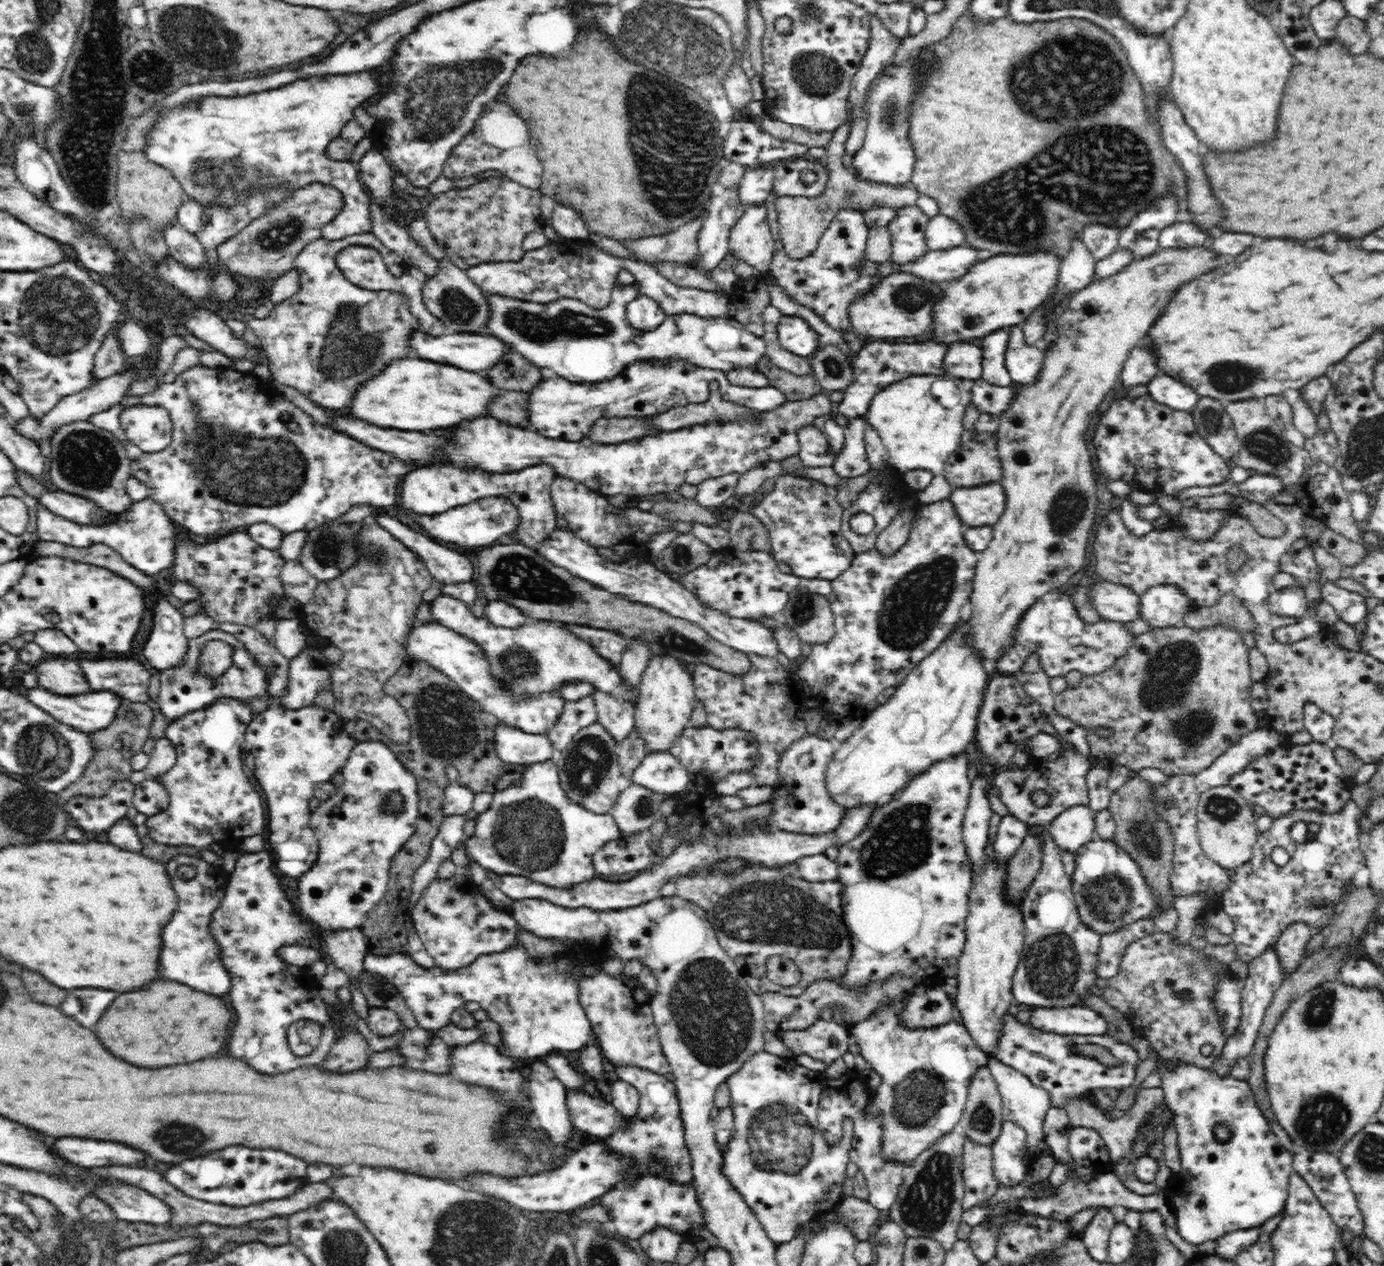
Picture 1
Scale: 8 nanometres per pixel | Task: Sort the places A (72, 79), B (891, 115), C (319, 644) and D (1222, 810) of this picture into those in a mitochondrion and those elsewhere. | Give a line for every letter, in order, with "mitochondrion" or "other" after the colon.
A: mitochondrion
B: mitochondrion
C: other
D: mitochondrion

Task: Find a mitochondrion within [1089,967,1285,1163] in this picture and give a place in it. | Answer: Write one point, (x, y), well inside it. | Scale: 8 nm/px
(1182, 995)

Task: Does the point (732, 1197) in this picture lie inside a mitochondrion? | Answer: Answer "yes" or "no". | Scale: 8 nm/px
no

